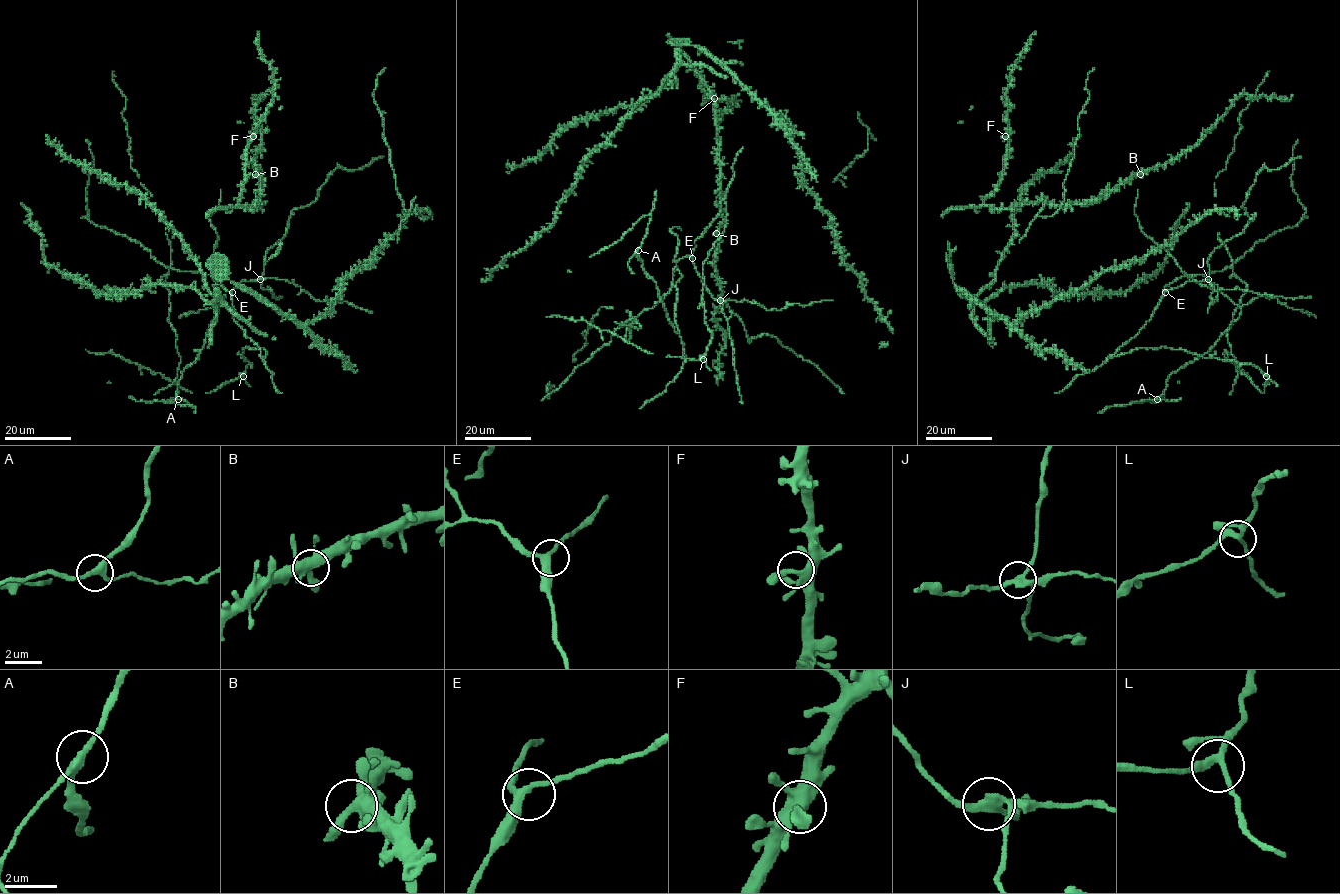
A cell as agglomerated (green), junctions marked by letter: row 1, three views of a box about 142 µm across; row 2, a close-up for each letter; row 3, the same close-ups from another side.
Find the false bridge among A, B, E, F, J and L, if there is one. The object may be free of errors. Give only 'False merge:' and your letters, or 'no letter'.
False merge: J

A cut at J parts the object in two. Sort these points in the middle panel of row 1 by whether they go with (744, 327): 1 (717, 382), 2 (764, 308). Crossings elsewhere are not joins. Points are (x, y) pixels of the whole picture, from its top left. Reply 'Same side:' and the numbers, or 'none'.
Same side: 1

